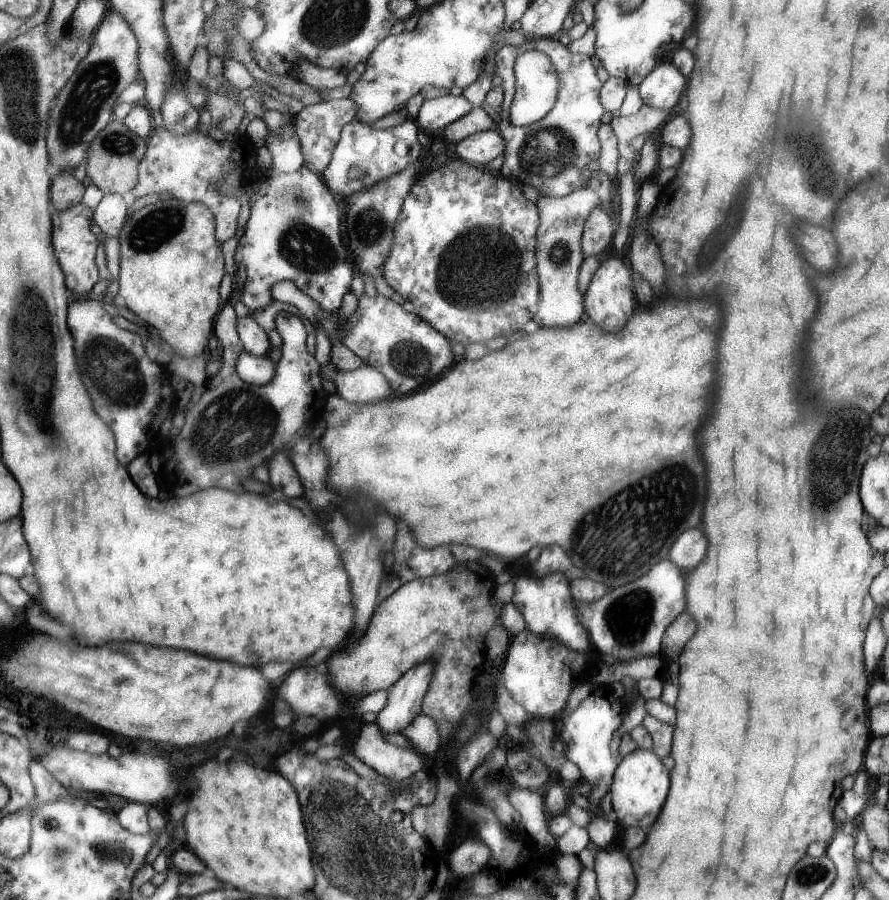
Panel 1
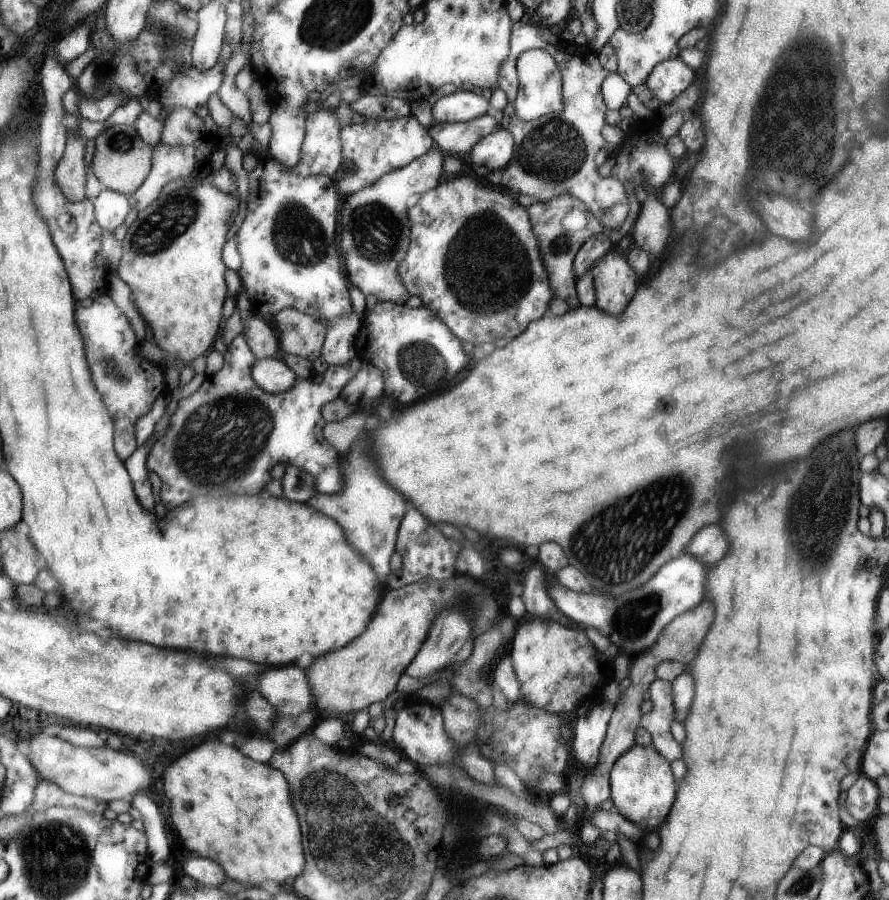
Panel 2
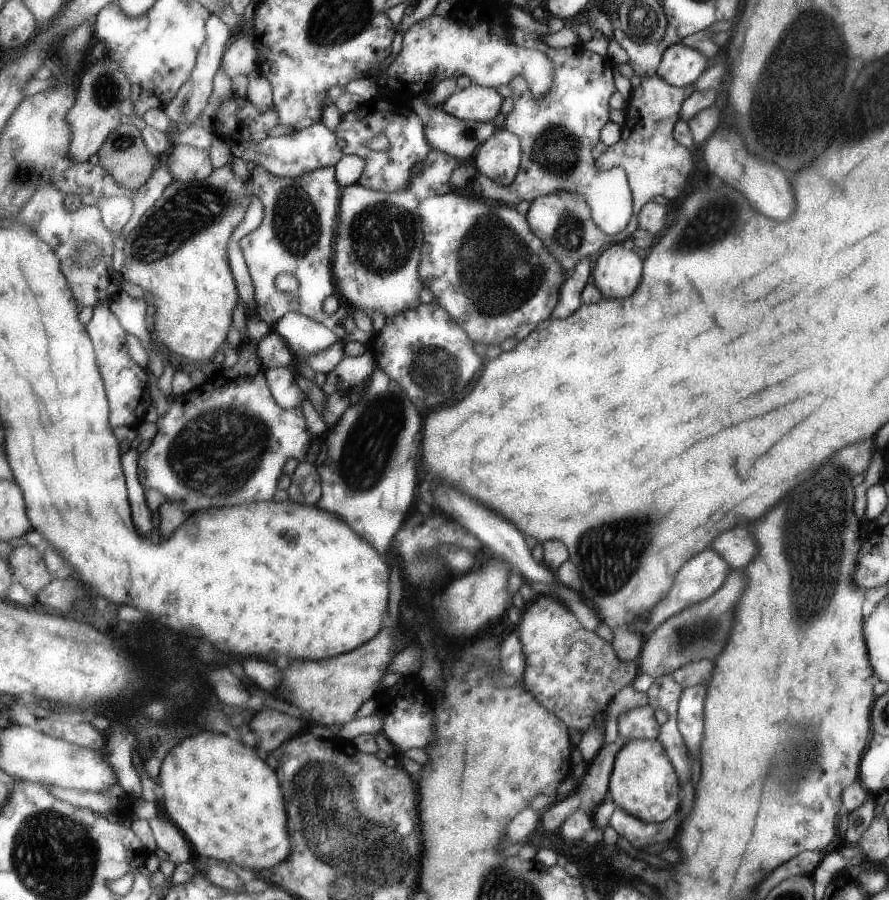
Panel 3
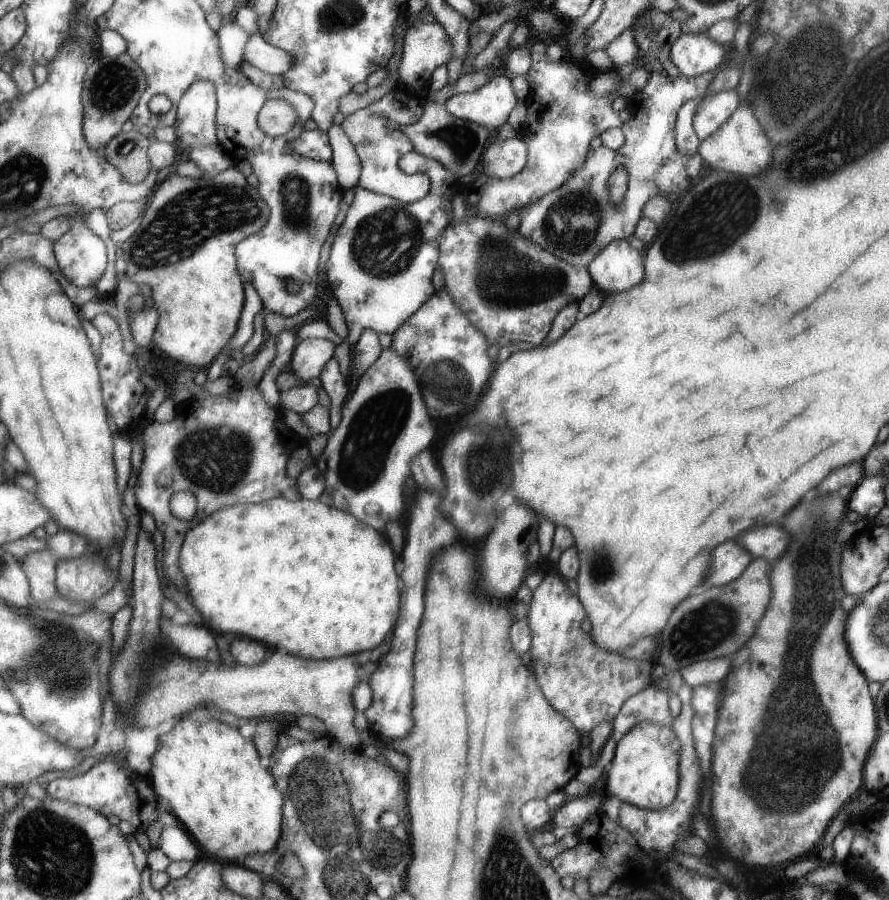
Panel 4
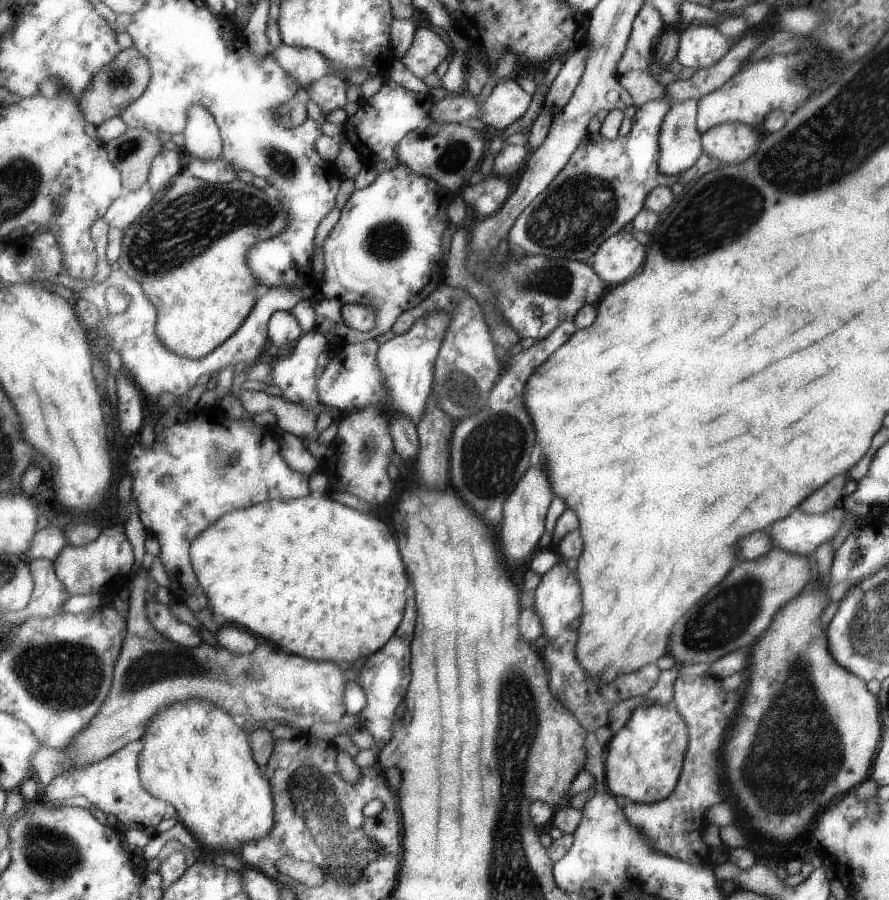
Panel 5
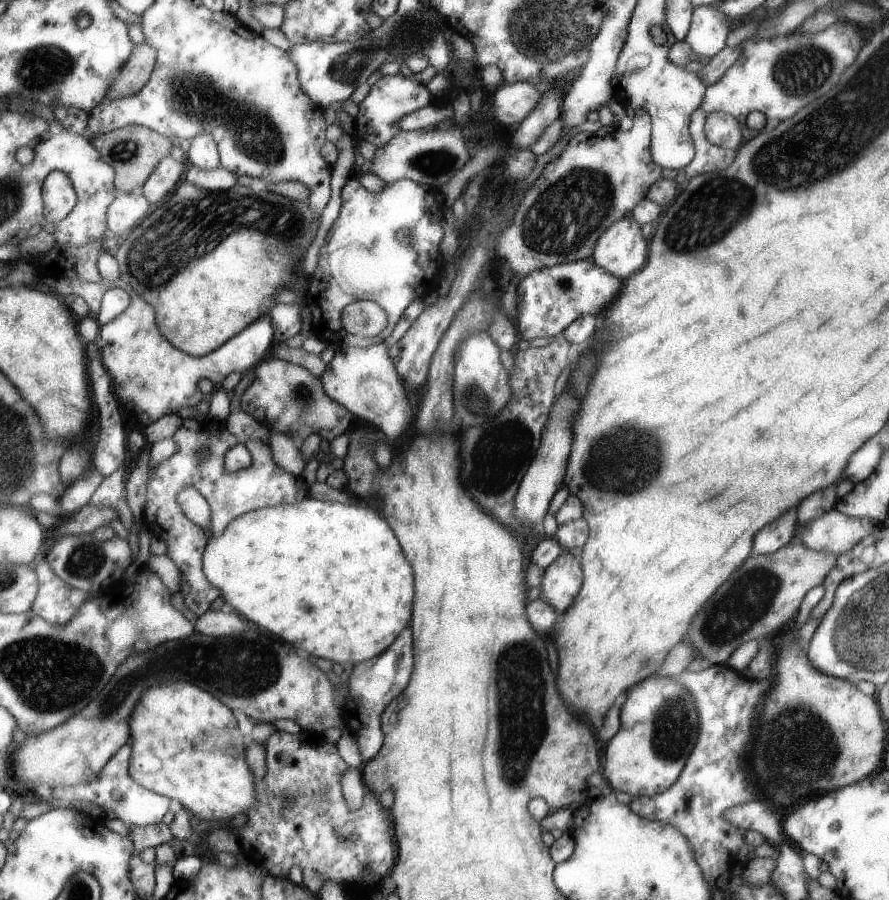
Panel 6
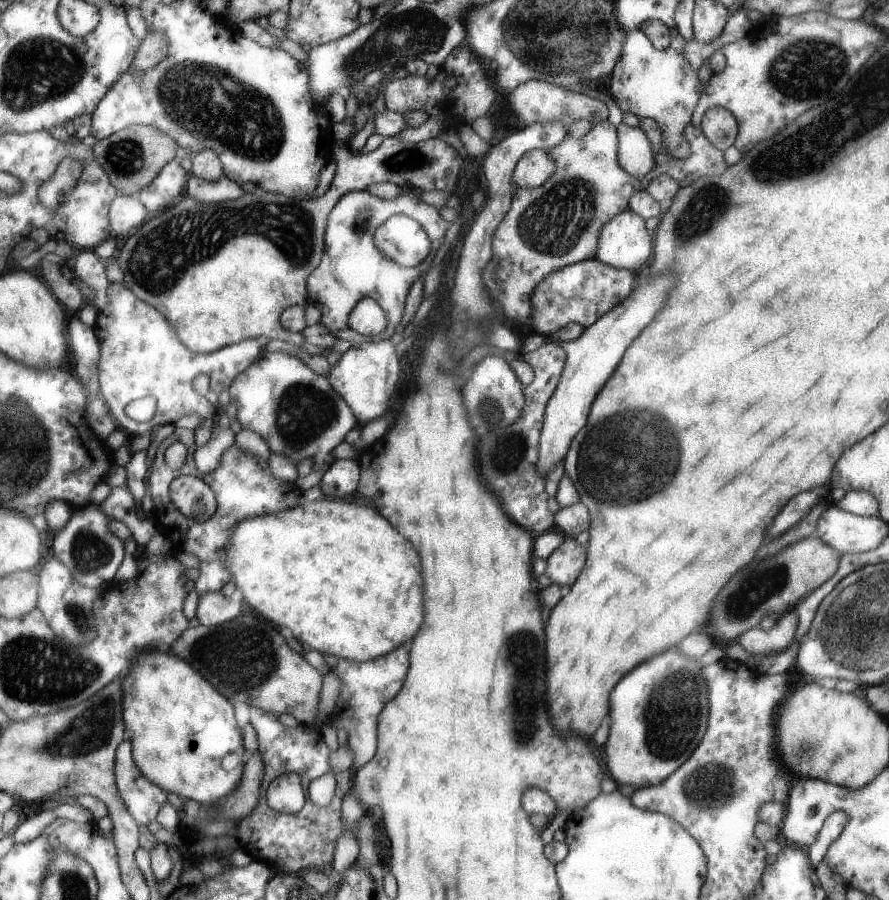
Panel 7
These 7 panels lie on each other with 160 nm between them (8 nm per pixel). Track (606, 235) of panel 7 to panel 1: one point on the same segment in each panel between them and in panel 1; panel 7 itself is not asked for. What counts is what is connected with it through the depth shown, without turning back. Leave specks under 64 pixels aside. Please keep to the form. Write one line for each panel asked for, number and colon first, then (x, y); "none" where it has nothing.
1: (608, 299)
2: (614, 279)
3: (616, 271)
4: (617, 267)
5: (619, 256)
6: (621, 250)

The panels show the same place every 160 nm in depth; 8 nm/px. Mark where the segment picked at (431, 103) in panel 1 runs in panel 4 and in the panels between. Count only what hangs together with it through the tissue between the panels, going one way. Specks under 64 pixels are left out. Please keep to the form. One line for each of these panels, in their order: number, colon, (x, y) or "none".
2: (458, 106)
3: (474, 103)
4: (488, 106)

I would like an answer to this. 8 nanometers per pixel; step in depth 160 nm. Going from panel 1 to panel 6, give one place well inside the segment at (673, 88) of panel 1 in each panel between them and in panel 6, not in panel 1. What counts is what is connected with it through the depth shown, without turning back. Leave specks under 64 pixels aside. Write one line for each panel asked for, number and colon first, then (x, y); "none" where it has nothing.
2: (671, 76)
3: (679, 66)
4: (693, 54)
5: (699, 46)
6: (708, 28)

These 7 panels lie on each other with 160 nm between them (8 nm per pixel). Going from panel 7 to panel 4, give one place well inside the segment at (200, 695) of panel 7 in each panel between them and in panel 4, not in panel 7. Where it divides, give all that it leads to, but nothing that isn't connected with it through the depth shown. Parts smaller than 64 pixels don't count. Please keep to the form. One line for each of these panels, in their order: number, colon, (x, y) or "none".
4: (212, 779)
5: (195, 756)
6: (186, 743)

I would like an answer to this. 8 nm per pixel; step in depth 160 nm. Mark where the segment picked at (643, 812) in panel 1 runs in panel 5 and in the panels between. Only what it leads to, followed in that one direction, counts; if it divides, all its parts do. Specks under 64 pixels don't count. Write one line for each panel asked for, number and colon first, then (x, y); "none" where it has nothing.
2: (642, 788)
3: (642, 784)
4: (644, 771)
5: (643, 763)

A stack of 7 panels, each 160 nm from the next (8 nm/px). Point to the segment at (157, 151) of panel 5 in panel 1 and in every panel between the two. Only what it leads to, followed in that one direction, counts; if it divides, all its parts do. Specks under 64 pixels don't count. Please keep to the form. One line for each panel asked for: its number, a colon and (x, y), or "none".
1: (113, 161)
2: (122, 160)
3: (125, 154)
4: (128, 152)

